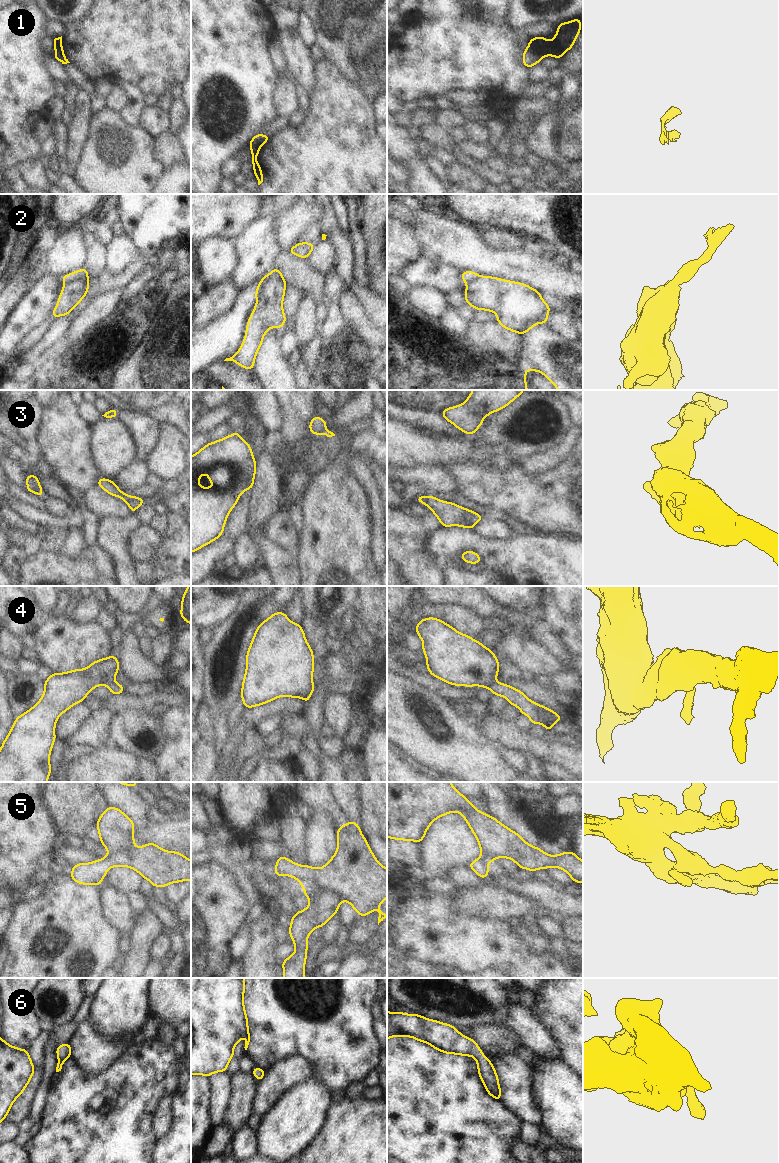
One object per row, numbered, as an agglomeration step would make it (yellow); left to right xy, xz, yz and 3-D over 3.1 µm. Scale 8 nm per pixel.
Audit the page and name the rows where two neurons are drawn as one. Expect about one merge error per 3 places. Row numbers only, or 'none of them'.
1, 2, 3, 4

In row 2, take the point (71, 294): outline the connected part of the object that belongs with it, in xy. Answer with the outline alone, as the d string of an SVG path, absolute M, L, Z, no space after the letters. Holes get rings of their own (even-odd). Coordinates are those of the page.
M77 280L73 283L65 282L57 300L56 308L50 314L54 318L65 317L87 296L88 290L89 280Z

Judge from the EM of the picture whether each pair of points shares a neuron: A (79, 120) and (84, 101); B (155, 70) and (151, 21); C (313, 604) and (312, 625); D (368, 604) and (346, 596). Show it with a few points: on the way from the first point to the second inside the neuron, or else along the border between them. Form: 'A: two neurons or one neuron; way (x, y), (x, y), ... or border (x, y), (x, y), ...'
A: one neuron; way (81, 115), (82, 106)
B: one neuron; way (155, 58), (151, 44), (151, 33)
C: two neurons; border (304, 613), (320, 621), (325, 628)
D: two neurons; border (357, 596), (355, 604)

